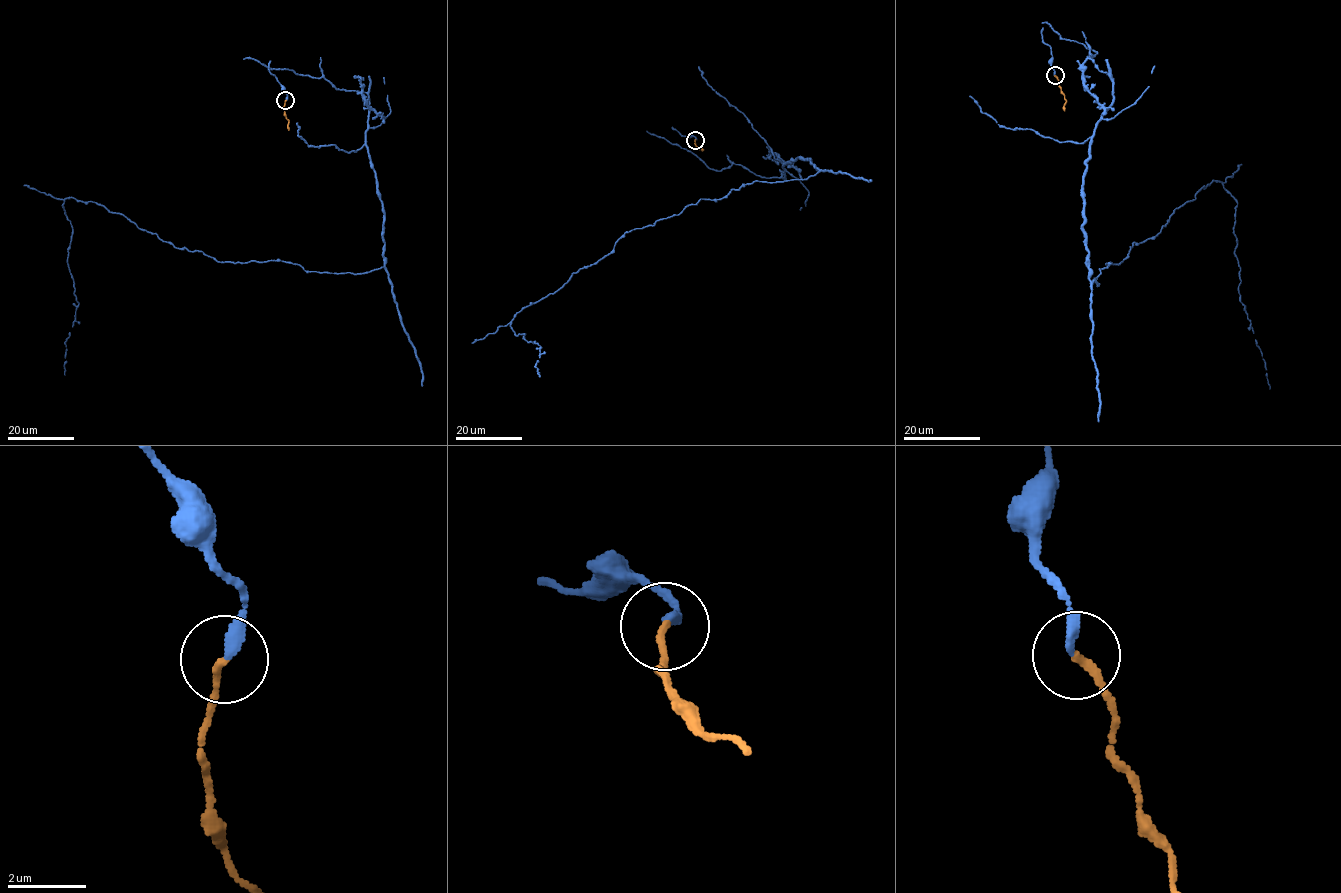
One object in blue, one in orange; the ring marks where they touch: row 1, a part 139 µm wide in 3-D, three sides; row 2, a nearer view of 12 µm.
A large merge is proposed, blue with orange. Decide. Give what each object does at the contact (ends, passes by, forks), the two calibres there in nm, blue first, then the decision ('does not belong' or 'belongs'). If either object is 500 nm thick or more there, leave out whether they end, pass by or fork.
blue ends; orange ends; calibres 260 and 200 nm; belongs

